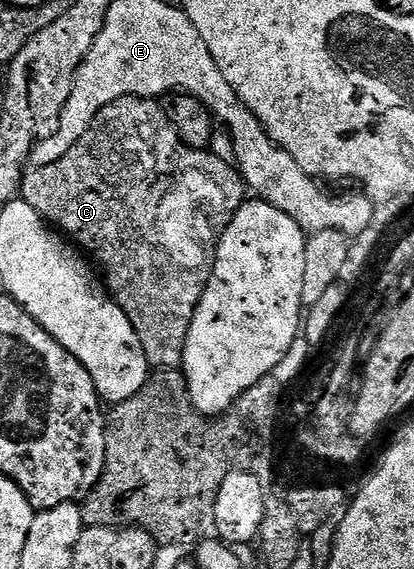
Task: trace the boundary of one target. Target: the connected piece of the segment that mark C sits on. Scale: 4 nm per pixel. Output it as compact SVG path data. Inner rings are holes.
M123 97L102 107L102 111L98 111L98 115L92 126L86 131L86 135L82 135L82 139L78 139L78 143L74 143L74 147L70 147L70 151L66 151L66 155L62 155L62 159L49 165L29 168L24 174L24 180L20 182L19 196L26 203L30 203L30 207L34 207L34 211L38 211L38 215L43 217L49 226L55 227L65 238L75 242L95 262L98 269L98 264L100 264L99 272L102 277L102 272L104 272L103 280L106 282L106 288L116 305L122 307L126 319L130 319L130 323L142 343L142 351L146 355L149 366L153 370L180 369L184 364L186 335L190 331L194 311L206 291L212 274L212 263L216 260L216 244L220 242L220 236L226 231L230 219L234 219L234 215L246 200L245 181L240 176L240 170L236 165L227 165L208 149L191 149L189 145L184 145L178 131L174 131L170 119L166 119L163 104L159 100L150 97Z

